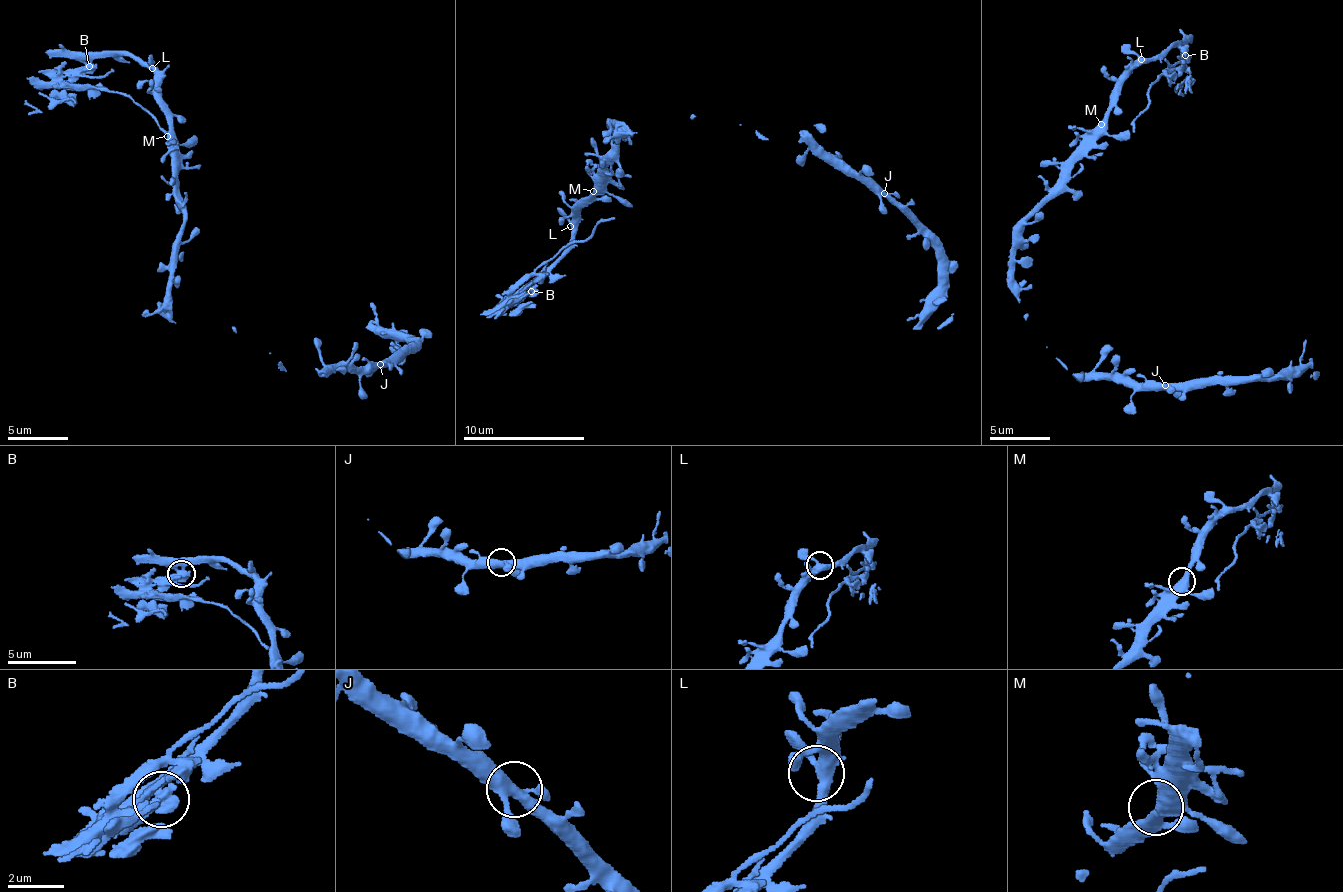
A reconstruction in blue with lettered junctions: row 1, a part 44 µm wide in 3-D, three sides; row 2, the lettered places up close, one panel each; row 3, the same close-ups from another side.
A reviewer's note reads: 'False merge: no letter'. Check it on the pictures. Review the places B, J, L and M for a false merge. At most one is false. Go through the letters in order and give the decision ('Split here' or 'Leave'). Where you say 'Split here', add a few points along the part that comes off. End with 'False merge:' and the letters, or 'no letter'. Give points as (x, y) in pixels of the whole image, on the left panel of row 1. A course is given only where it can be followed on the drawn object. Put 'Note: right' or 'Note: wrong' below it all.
B: Split here. Course of the part to remove: (89, 65), (86, 72), (100, 82), (95, 89), (124, 93), (177, 138)
J: Leave
L: Leave
M: Leave
False merge: B
Note: wrong

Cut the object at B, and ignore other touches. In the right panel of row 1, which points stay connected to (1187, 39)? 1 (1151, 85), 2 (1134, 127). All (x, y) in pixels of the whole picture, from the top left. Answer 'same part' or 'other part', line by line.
1: other part
2: other part

